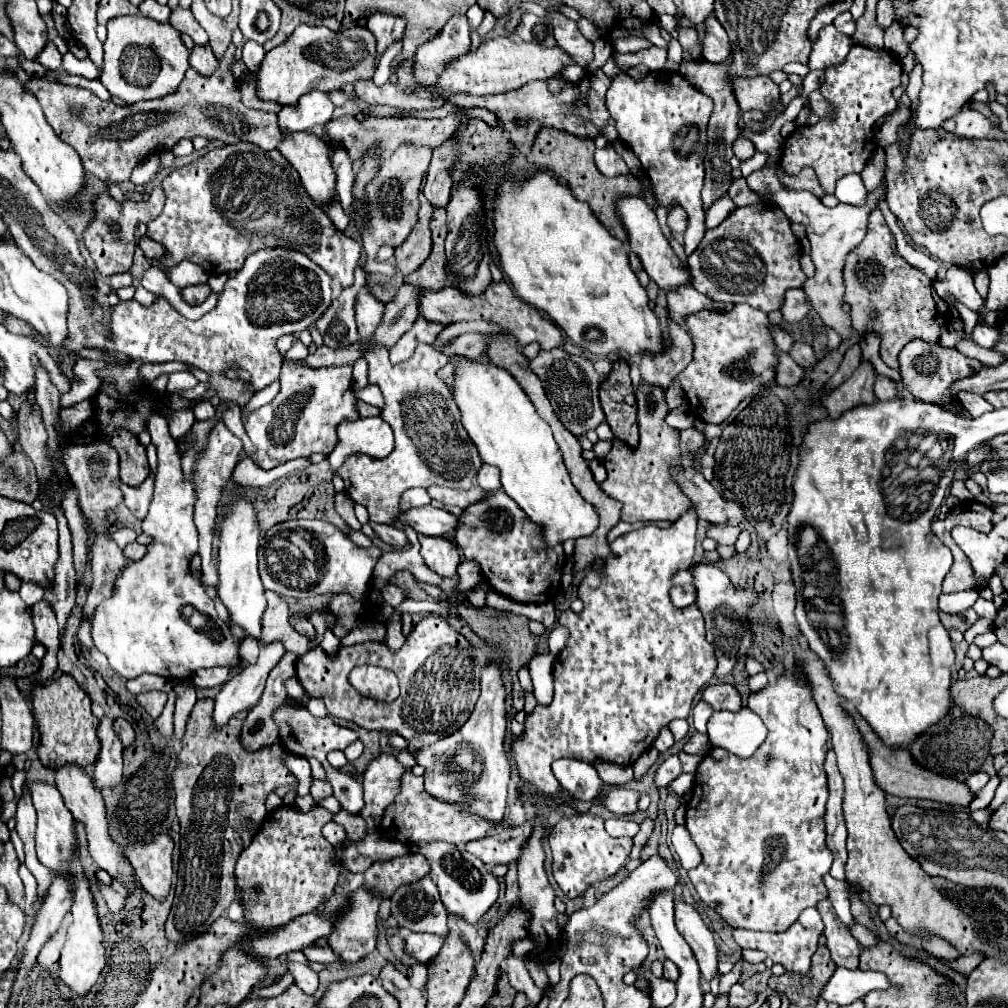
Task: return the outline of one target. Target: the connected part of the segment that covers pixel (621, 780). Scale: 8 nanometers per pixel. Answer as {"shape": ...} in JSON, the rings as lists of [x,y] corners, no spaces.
{"shape":[[[594,760],[592,764],[594,764],[598,776],[602,778],[602,782],[606,782],[606,784],[624,786],[626,782],[634,780],[632,766],[618,766],[618,764],[610,764],[610,762],[604,762],[604,760]]]}

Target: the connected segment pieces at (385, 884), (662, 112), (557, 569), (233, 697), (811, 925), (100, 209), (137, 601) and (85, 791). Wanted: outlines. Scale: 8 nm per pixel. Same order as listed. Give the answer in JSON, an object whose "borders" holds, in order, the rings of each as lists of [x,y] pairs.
{"borders":[[[[414,852],[388,862],[374,862],[364,872],[364,886],[370,892],[380,894],[382,898],[390,898],[392,892],[396,892],[396,888],[400,888],[402,884],[416,882],[424,878],[428,872],[430,868],[426,856]]],[[[650,72],[644,80],[634,80],[620,73],[612,80],[605,97],[610,116],[616,120],[620,138],[640,158],[646,176],[652,180],[660,206],[678,202],[688,212],[688,228],[684,232],[684,252],[690,256],[704,238],[702,184],[705,178],[704,154],[706,124],[712,114],[712,100],[694,88],[688,80]]],[[[502,490],[490,494],[486,500],[468,506],[460,516],[460,522],[456,542],[466,560],[476,560],[480,564],[484,582],[492,590],[522,604],[544,604],[556,598],[562,566],[566,562],[562,544],[548,548],[548,544],[544,544],[544,536],[540,536],[540,528],[524,516],[524,510],[520,510],[510,496]]],[[[280,640],[270,644],[260,644],[258,660],[242,668],[242,672],[238,672],[232,680],[228,680],[222,686],[222,690],[214,698],[216,700],[214,722],[218,728],[224,726],[236,712],[252,708],[260,700],[268,672],[280,662],[284,652],[286,650],[280,644]]],[[[806,908],[798,920],[786,930],[786,932],[752,932],[752,930],[742,930],[742,928],[734,928],[734,940],[740,948],[754,948],[754,950],[762,950],[766,952],[774,962],[782,964],[788,972],[798,972],[798,974],[808,974],[810,970],[810,958],[818,948],[818,938],[824,932],[824,924],[822,918],[818,914],[816,908]]],[[[160,184],[154,186],[154,190],[150,192],[150,198],[146,202],[124,200],[124,204],[116,204],[110,194],[100,194],[96,198],[96,218],[90,222],[90,226],[84,232],[84,244],[90,250],[90,256],[92,256],[100,274],[110,276],[110,274],[130,270],[134,248],[136,248],[136,240],[134,240],[136,226],[140,222],[148,224],[150,220],[154,220],[162,212],[164,200],[166,198],[164,198],[164,190]]],[[[160,414],[148,422],[152,444],[158,452],[154,496],[142,532],[152,538],[142,560],[128,564],[118,574],[112,596],[92,616],[92,638],[110,666],[126,680],[140,674],[156,674],[174,682],[188,680],[200,668],[240,664],[238,638],[226,622],[218,620],[214,600],[202,590],[198,576],[190,572],[190,560],[198,554],[198,530],[192,520],[194,488],[184,480],[176,440],[168,432],[168,420]]],[[[64,766],[56,772],[56,788],[64,798],[66,808],[72,812],[76,822],[82,822],[86,828],[86,838],[88,838],[88,850],[98,868],[106,870],[120,886],[124,886],[128,892],[134,892],[138,886],[138,878],[134,876],[134,868],[124,856],[120,844],[116,844],[108,832],[108,818],[106,818],[106,806],[100,790],[94,786],[92,778],[86,776],[86,772],[80,766]]]]}

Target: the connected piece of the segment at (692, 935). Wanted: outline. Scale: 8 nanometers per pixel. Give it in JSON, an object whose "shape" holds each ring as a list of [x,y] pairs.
{"shape":[[[676,900],[676,928],[682,934],[682,938],[692,948],[702,976],[710,982],[714,976],[718,976],[718,948],[714,942],[712,932],[704,924],[702,916],[686,902]]]}

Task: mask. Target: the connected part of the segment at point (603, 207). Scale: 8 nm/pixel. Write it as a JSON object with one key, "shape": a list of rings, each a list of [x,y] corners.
{"shape":[[[540,128],[536,134],[536,140],[532,142],[532,150],[528,154],[528,162],[534,164],[540,170],[550,170],[556,176],[564,178],[570,184],[570,190],[574,198],[584,200],[590,204],[592,212],[598,216],[598,220],[616,234],[618,240],[628,244],[628,232],[624,232],[624,224],[620,224],[620,216],[616,216],[616,202],[624,196],[636,196],[644,198],[642,182],[628,174],[628,176],[614,176],[608,178],[598,172],[594,164],[594,142],[592,140],[580,140],[578,136],[572,136],[570,132],[560,132],[556,128]]]}

